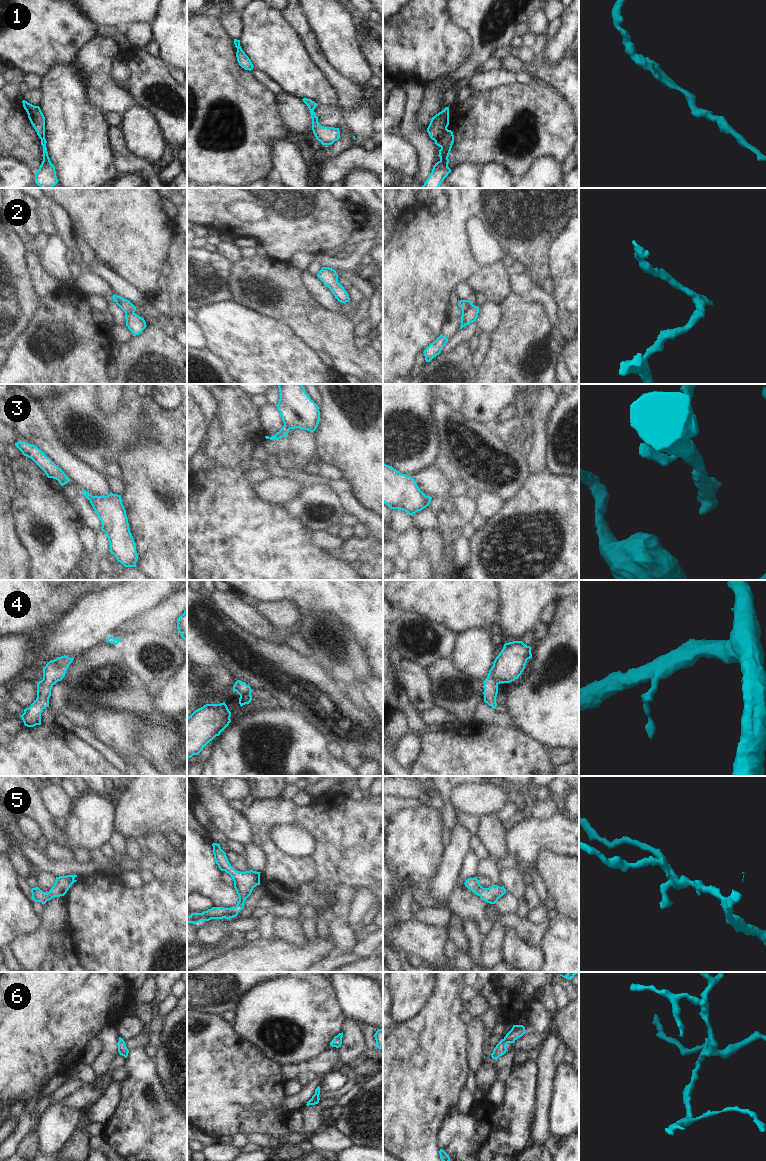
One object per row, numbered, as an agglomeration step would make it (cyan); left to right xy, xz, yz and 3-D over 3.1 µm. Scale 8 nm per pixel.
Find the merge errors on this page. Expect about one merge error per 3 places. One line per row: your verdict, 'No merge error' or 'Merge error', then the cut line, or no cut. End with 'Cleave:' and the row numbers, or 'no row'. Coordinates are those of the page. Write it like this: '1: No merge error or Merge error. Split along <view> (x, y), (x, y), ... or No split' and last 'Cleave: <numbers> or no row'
1: Merge error. Split along yz (447, 129), (442, 136), (434, 140)
2: Merge error. Split along yz (472, 304), (462, 313)
3: Merge error. Split along xz (284, 425), (289, 429)
4: No merge error. No split
5: No merge error. No split
6: No merge error. No split
Cleave: 1, 2, 3.

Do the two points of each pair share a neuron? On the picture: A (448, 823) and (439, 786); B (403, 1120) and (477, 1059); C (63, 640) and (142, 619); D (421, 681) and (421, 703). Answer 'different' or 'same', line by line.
A: same
B: different
C: different
D: same

